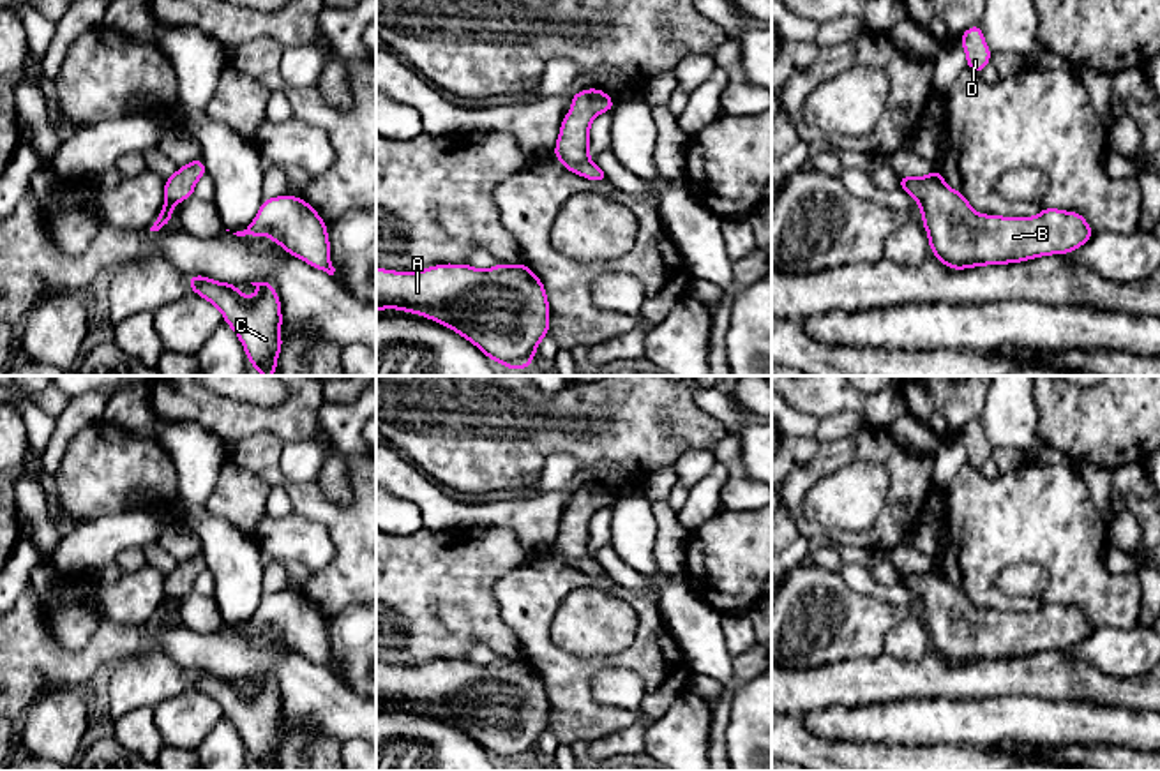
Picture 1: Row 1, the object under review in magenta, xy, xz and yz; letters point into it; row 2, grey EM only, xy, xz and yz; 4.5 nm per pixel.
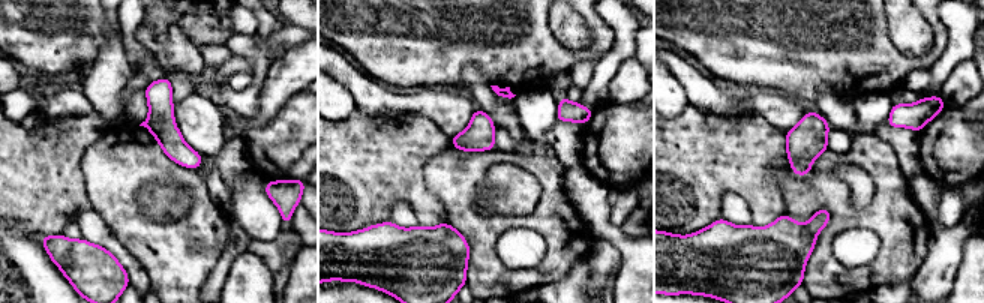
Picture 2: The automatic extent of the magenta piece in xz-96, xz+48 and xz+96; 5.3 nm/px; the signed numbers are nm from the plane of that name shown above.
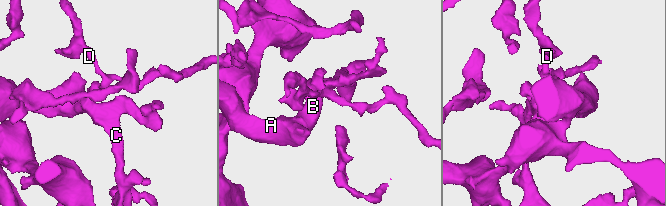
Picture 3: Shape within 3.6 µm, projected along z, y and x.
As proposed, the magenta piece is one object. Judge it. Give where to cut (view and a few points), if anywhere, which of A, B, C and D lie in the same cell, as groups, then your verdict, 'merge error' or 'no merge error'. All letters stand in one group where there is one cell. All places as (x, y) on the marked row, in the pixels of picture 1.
no cut; A B C D; no merge error

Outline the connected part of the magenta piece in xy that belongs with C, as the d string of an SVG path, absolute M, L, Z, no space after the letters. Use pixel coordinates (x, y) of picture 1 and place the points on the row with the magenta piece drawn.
M205 275L187 279L191 291L214 303L238 335L249 362L263 376L277 372L282 348L279 335L282 316L277 291L268 281L251 282L258 293L247 298L237 284L210 281Z

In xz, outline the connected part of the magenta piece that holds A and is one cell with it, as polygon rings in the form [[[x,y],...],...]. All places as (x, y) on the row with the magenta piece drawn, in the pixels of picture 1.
[[[447,263],[420,272],[376,266],[376,311],[381,309],[426,316],[514,372],[533,363],[551,314],[542,281],[523,263],[489,270]]]

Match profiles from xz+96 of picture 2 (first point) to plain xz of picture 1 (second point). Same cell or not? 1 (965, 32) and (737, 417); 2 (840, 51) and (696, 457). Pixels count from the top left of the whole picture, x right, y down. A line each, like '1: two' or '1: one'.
1: one
2: two

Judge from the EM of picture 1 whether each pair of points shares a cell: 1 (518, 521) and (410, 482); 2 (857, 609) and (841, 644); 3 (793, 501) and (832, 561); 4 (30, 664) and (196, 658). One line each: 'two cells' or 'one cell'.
1: one cell
2: one cell
3: two cells
4: two cells

